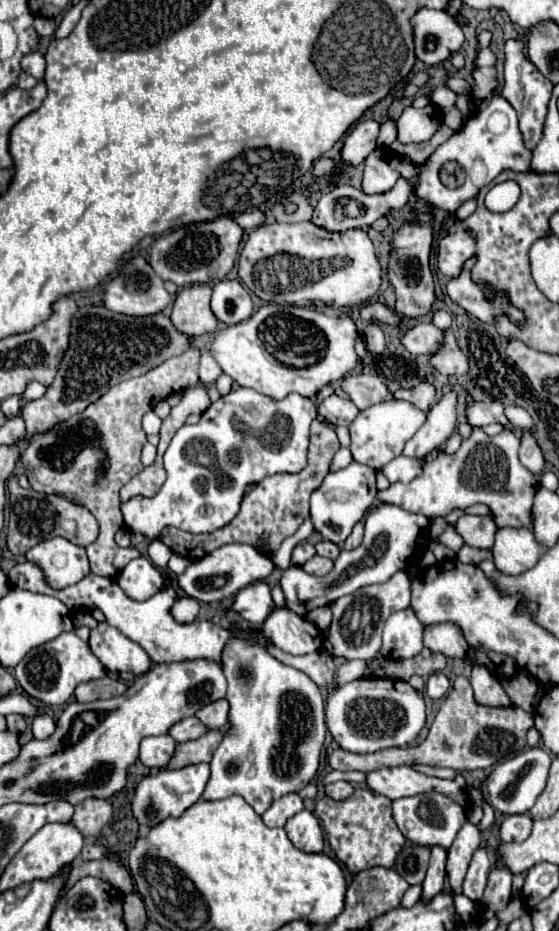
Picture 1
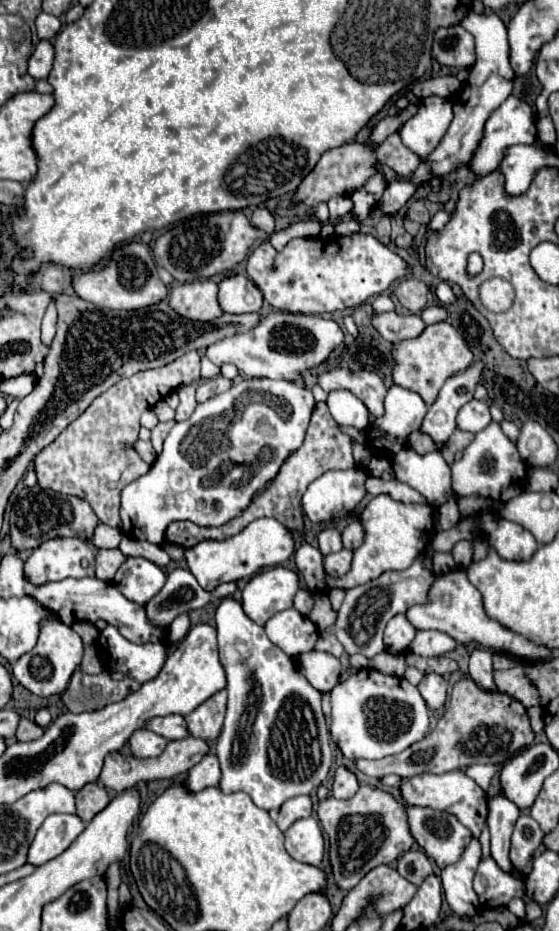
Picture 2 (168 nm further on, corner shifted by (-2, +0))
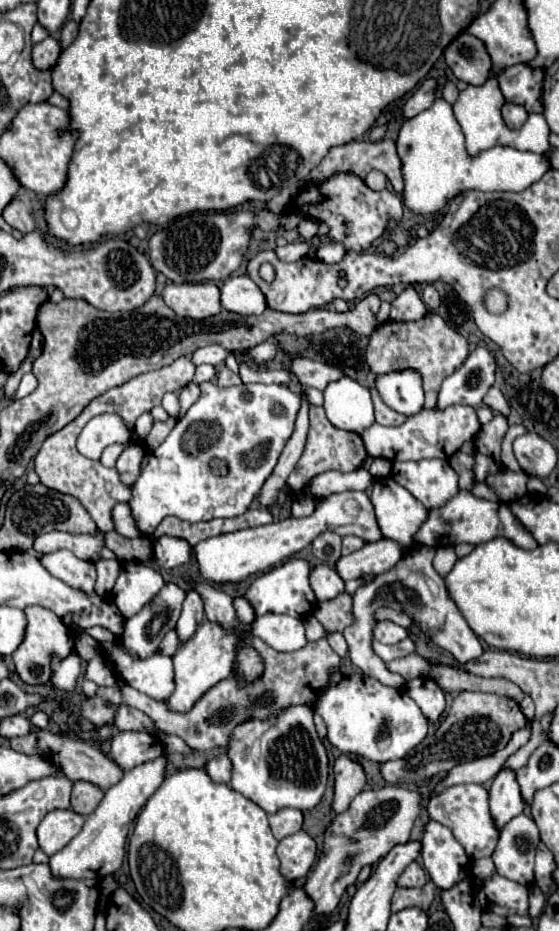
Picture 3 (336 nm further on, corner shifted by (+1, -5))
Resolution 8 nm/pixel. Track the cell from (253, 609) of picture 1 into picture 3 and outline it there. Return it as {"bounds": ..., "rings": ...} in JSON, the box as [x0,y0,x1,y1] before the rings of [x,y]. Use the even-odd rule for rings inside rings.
{"bounds":[245,559,317,619],"rings":[[[289,559],[289,561],[273,567],[271,571],[259,575],[245,591],[245,599],[249,601],[249,605],[253,607],[257,617],[261,617],[265,613],[285,613],[291,617],[307,619],[317,605],[315,595],[311,593],[311,587],[309,587],[309,571],[311,571],[311,567],[307,561]]]}

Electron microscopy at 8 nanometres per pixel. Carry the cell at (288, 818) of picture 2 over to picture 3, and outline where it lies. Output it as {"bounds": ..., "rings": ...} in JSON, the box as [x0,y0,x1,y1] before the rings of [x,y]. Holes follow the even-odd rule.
{"bounds":[269,809,303,839],"rings":[[[281,809],[269,815],[269,827],[277,839],[293,835],[303,827],[303,813],[299,809]]]}

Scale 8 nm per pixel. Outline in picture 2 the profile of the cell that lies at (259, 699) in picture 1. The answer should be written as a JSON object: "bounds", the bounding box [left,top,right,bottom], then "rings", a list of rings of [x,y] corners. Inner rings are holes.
{"bounds":[216,598,332,810],"rings":[[[222,598],[216,608],[216,628],[220,660],[228,676],[228,710],[224,728],[218,736],[216,756],[222,768],[220,788],[222,792],[246,792],[256,806],[264,810],[280,808],[286,800],[310,794],[316,790],[332,766],[330,732],[320,708],[322,694],[310,686],[310,682],[294,668],[290,656],[286,656],[278,646],[274,646],[264,628],[254,624],[242,610],[242,604],[234,598]]]}

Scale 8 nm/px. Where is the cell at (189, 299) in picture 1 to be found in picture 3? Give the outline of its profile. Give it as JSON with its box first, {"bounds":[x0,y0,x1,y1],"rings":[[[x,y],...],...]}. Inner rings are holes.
{"bounds":[163,283,221,319],"rings":[[[167,283],[163,301],[179,317],[189,319],[207,319],[221,311],[219,287],[215,283]]]}

